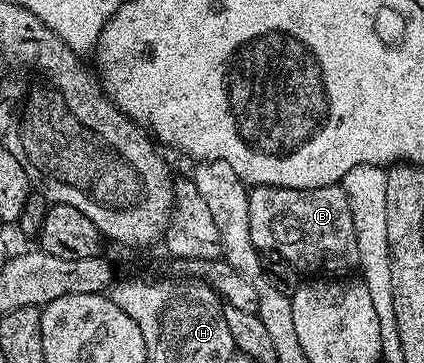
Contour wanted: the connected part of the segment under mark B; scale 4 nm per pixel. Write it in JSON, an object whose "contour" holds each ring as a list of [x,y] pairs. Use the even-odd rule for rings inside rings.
{"contour":[[[339,185],[319,189],[287,189],[286,187],[255,187],[249,192],[251,241],[261,253],[274,251],[282,255],[297,271],[310,271],[310,276],[333,277],[336,271],[357,267],[359,244],[355,242],[355,221],[351,221],[351,201]]]}

